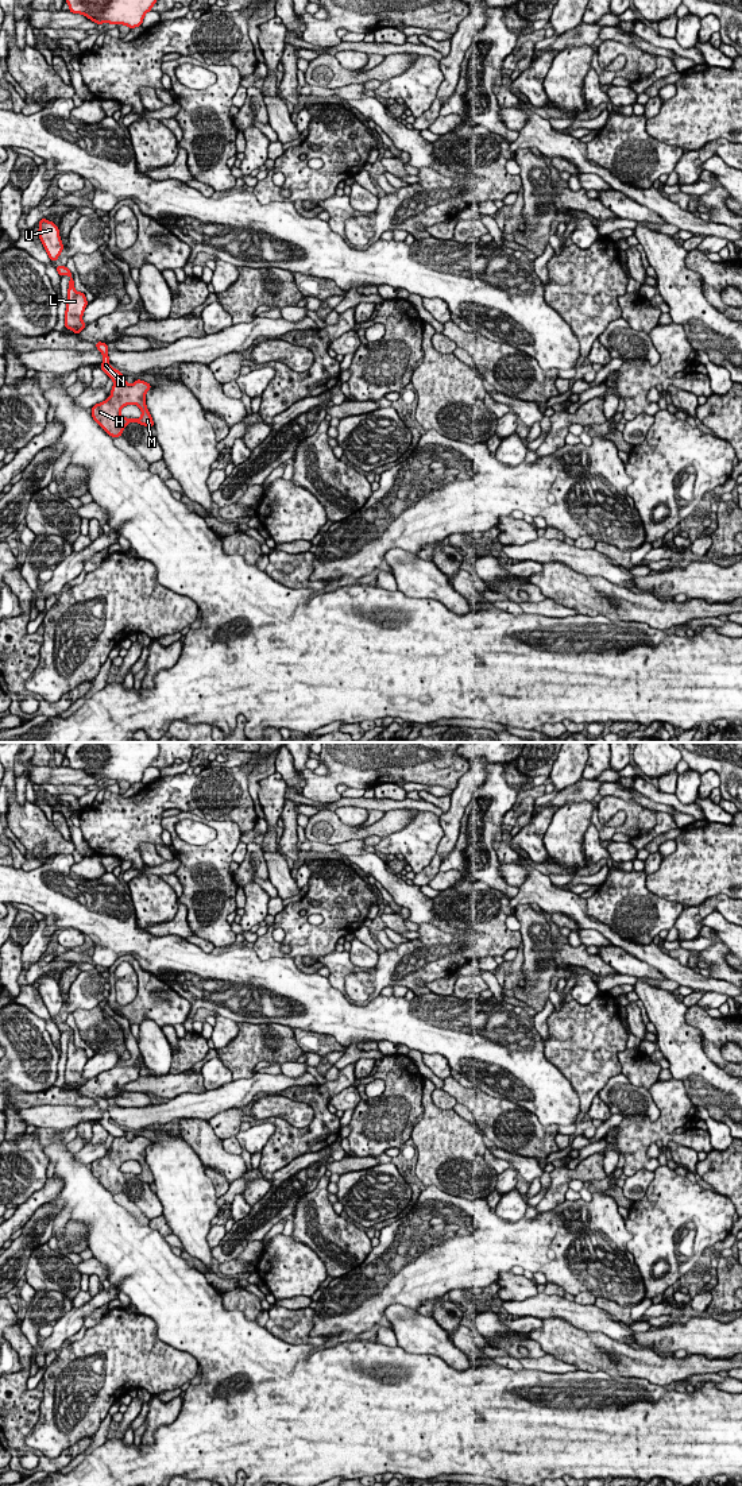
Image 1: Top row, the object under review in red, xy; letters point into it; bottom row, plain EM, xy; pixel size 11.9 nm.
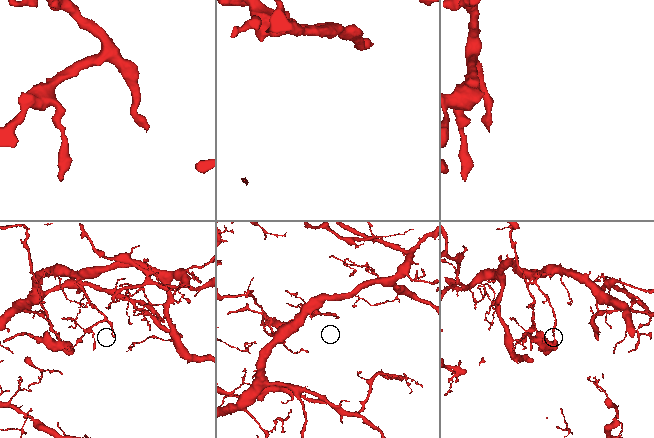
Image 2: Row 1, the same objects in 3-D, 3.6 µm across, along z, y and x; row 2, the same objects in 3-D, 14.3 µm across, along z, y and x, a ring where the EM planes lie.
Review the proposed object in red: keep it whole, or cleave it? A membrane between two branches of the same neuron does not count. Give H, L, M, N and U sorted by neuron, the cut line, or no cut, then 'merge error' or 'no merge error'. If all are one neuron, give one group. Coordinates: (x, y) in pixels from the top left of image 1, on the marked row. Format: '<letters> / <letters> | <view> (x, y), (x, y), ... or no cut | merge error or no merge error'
H M / L N U | xy (123, 378), (115, 382) | merge error

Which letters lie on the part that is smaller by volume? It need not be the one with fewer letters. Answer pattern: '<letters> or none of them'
H, M

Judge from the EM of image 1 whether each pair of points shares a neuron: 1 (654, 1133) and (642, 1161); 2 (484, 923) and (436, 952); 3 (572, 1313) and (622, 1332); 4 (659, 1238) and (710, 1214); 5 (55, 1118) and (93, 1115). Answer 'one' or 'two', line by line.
1: one
2: one
3: one
4: one
5: one

